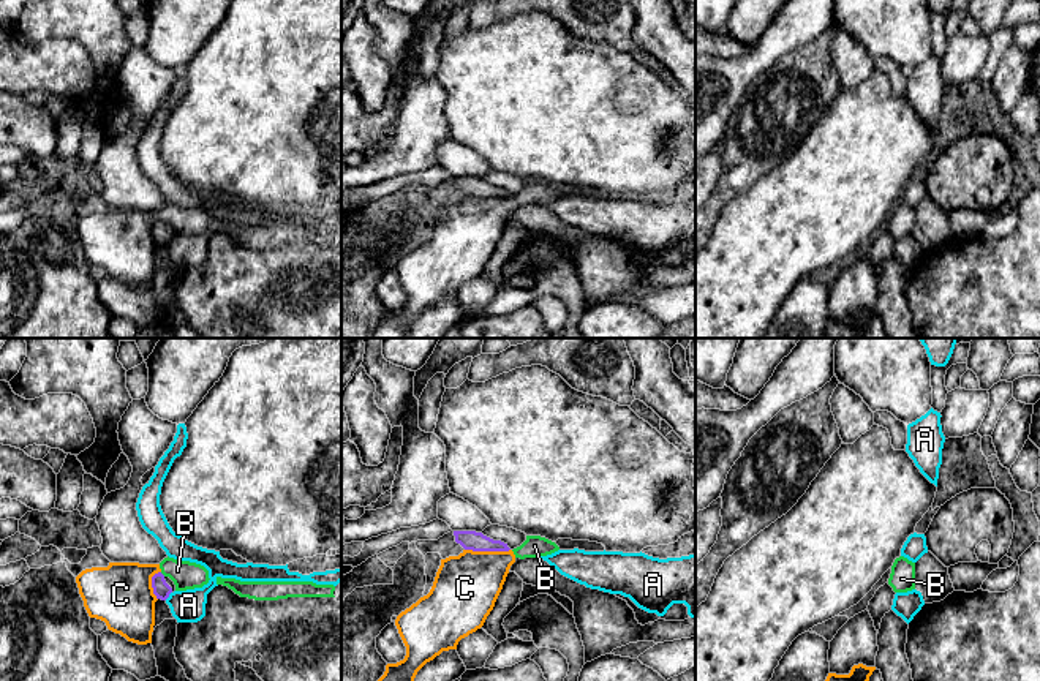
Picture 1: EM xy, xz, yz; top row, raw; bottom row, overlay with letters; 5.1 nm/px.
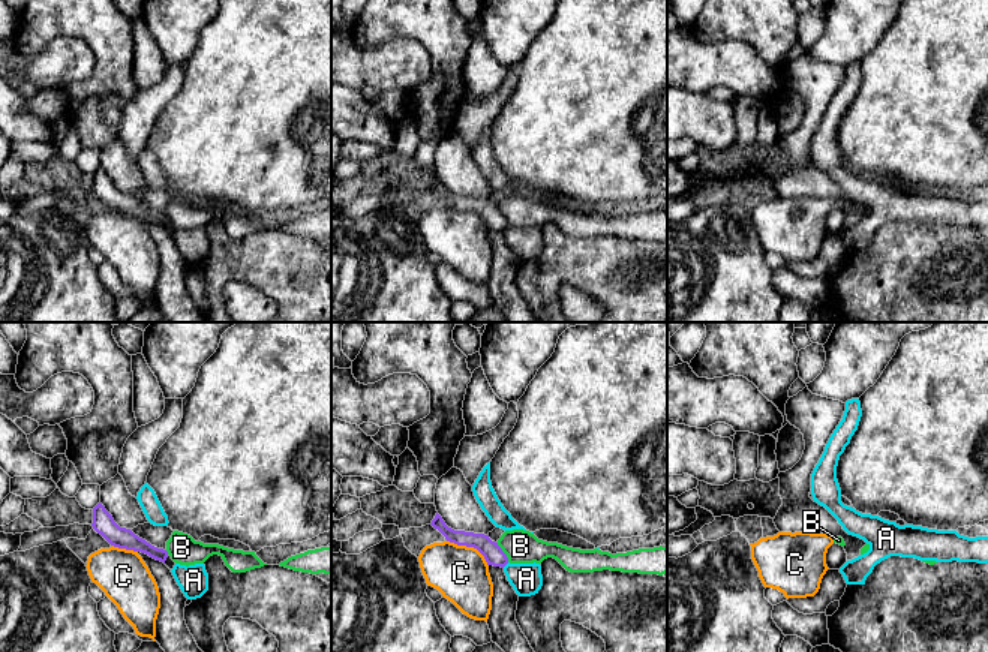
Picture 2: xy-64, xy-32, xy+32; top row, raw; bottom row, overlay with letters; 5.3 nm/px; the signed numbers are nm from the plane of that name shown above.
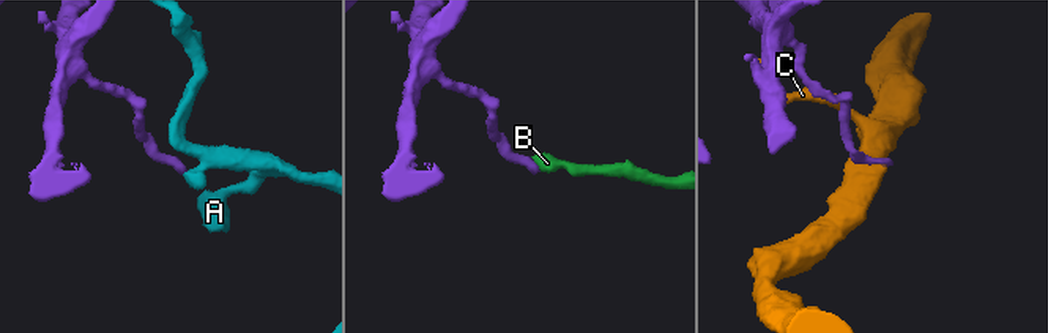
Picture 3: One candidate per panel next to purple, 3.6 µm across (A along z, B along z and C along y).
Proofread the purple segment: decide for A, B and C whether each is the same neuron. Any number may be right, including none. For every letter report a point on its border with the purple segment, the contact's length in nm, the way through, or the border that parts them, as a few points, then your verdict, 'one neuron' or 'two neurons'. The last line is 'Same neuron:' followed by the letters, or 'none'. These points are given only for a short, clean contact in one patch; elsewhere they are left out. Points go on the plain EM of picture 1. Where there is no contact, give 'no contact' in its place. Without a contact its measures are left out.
A: meets purple in xy at (168, 242); contact 60 nm long; border along xy (171, 237), (165, 245); two neurons
B: meets purple in xy at (162, 220); contact 40 nm long; border along xy (160, 218), (165, 221); two neurons
C: meets purple in xz at (487, 196); contact 240 nm long; two neurons
Same neuron: none

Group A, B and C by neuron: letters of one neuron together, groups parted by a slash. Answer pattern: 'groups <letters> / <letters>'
groups A / B C

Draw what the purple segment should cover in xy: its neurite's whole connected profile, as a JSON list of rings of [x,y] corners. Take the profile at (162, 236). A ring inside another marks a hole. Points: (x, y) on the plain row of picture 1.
[[[161,218],[152,223],[152,234],[156,245],[166,246],[172,239],[172,234],[166,229],[164,221]]]

